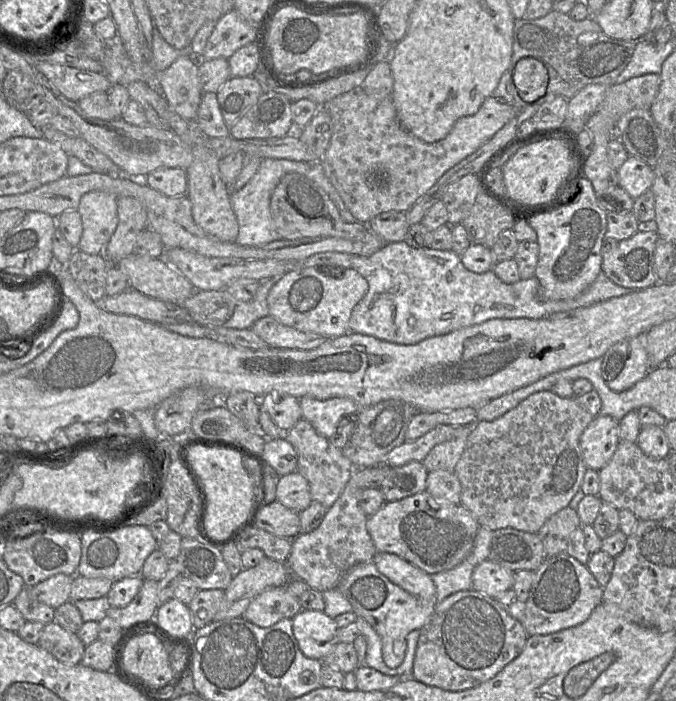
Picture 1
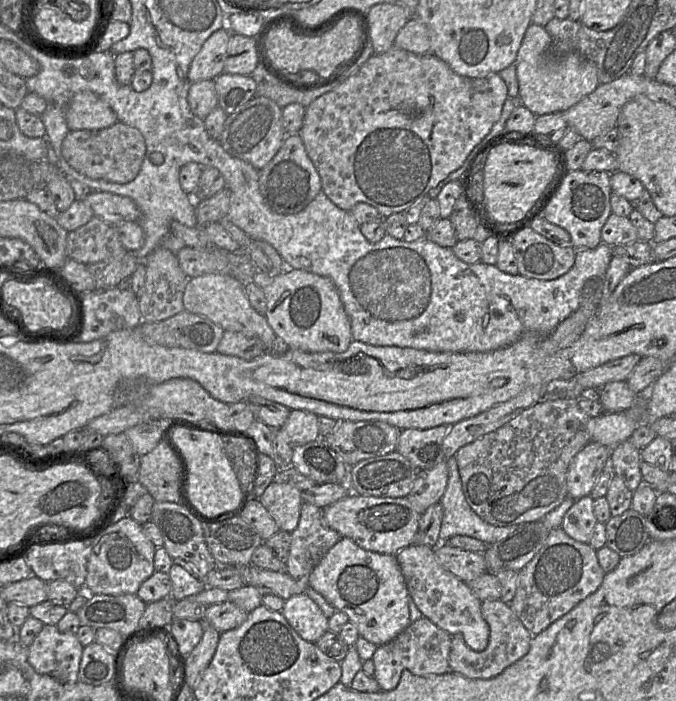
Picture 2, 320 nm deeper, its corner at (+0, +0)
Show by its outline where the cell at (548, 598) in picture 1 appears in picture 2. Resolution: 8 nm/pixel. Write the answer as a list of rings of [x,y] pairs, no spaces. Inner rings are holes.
[[[556,527],[537,554],[518,572],[516,593],[509,604],[524,627],[536,635],[594,593],[604,575],[597,551],[589,543],[578,542]]]

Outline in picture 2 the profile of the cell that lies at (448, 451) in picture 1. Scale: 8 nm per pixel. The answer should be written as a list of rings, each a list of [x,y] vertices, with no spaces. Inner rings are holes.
[[[446,460],[432,469],[418,473],[411,492],[406,496],[413,508],[420,514],[431,505],[440,502],[448,482]]]

